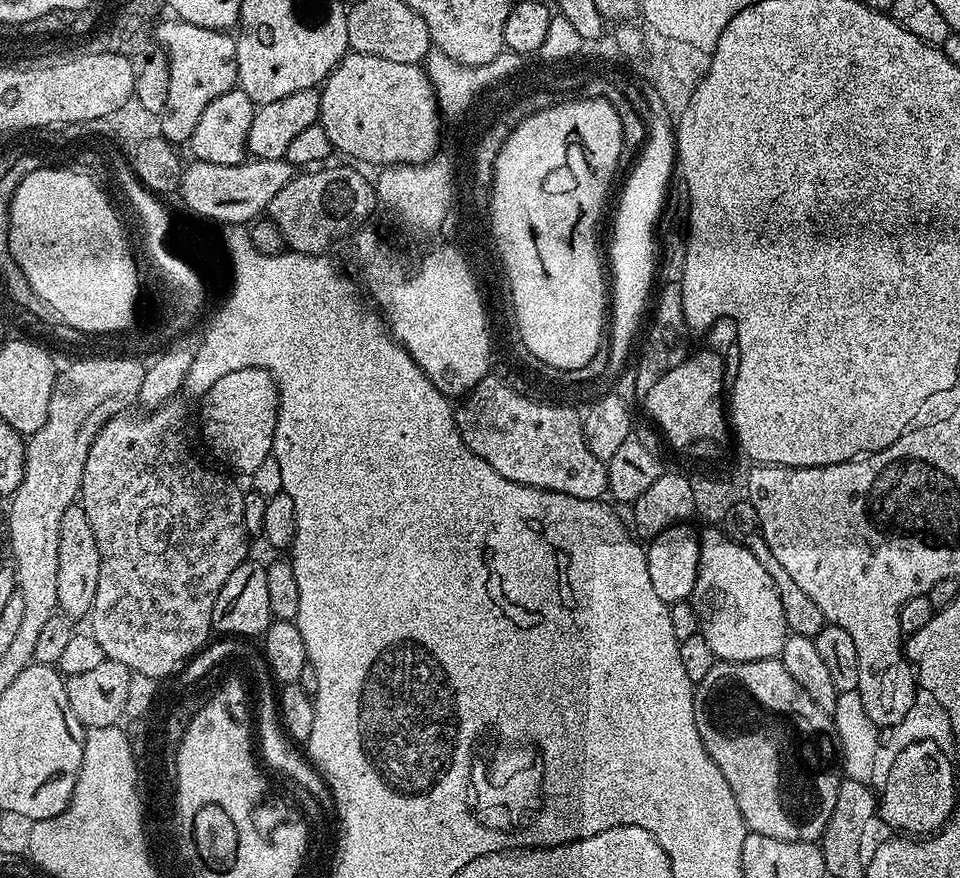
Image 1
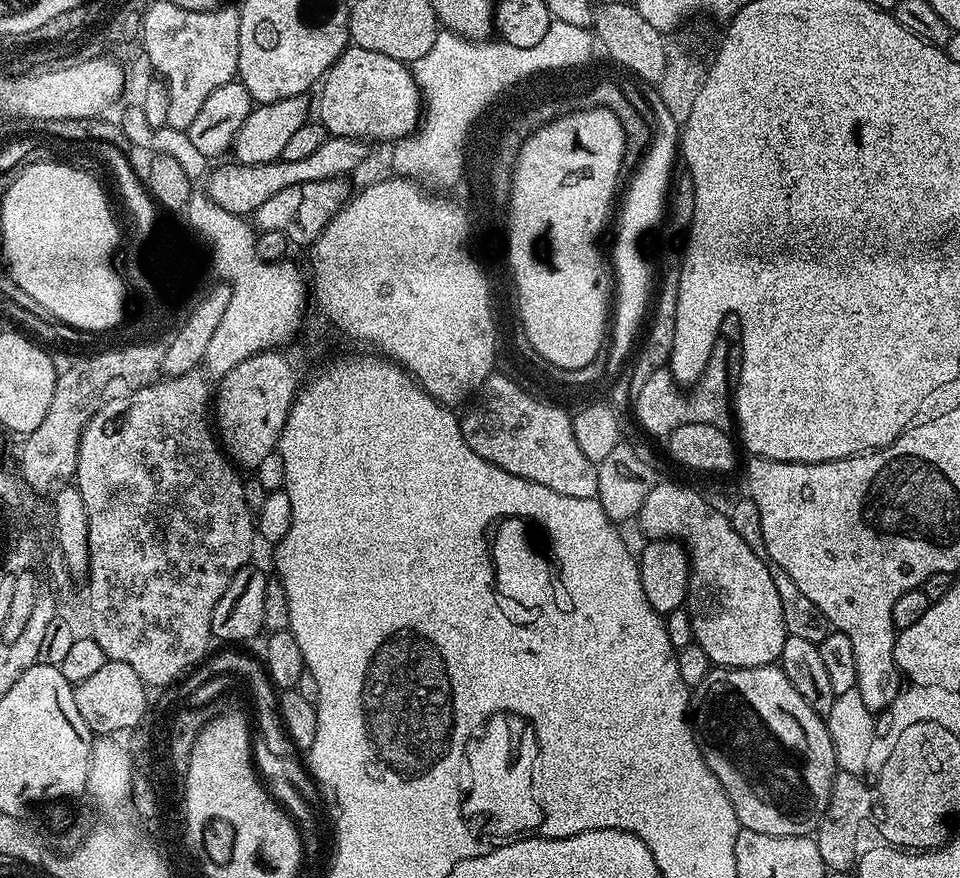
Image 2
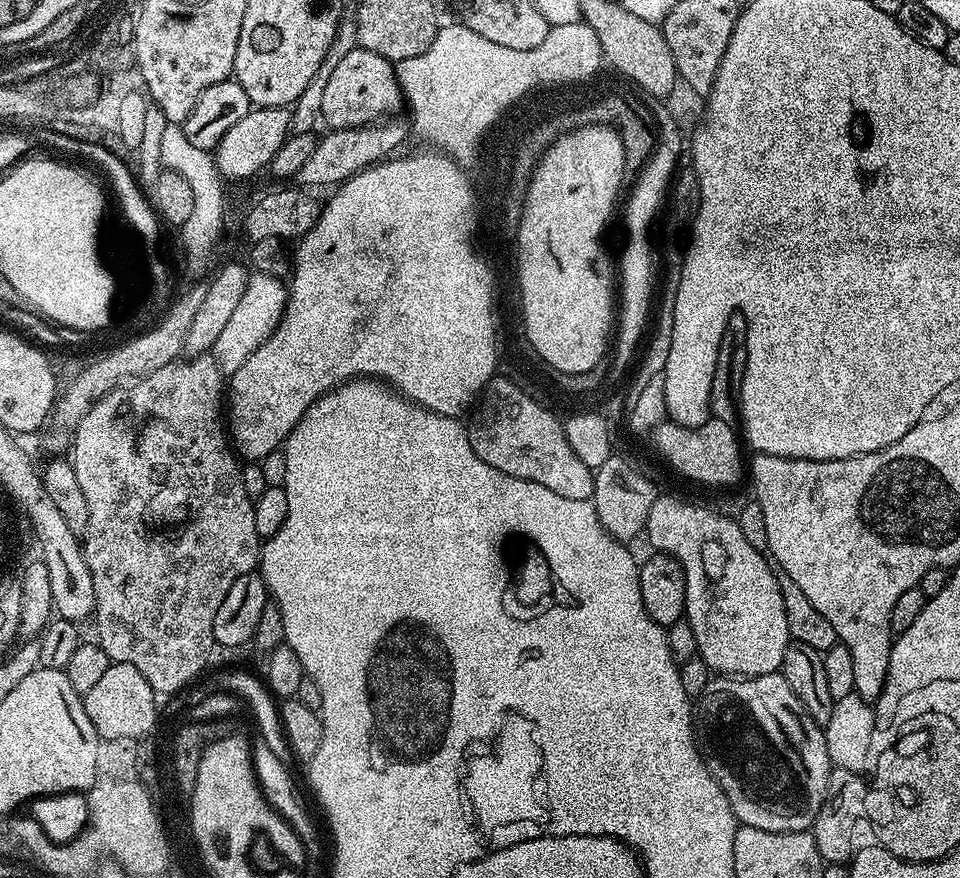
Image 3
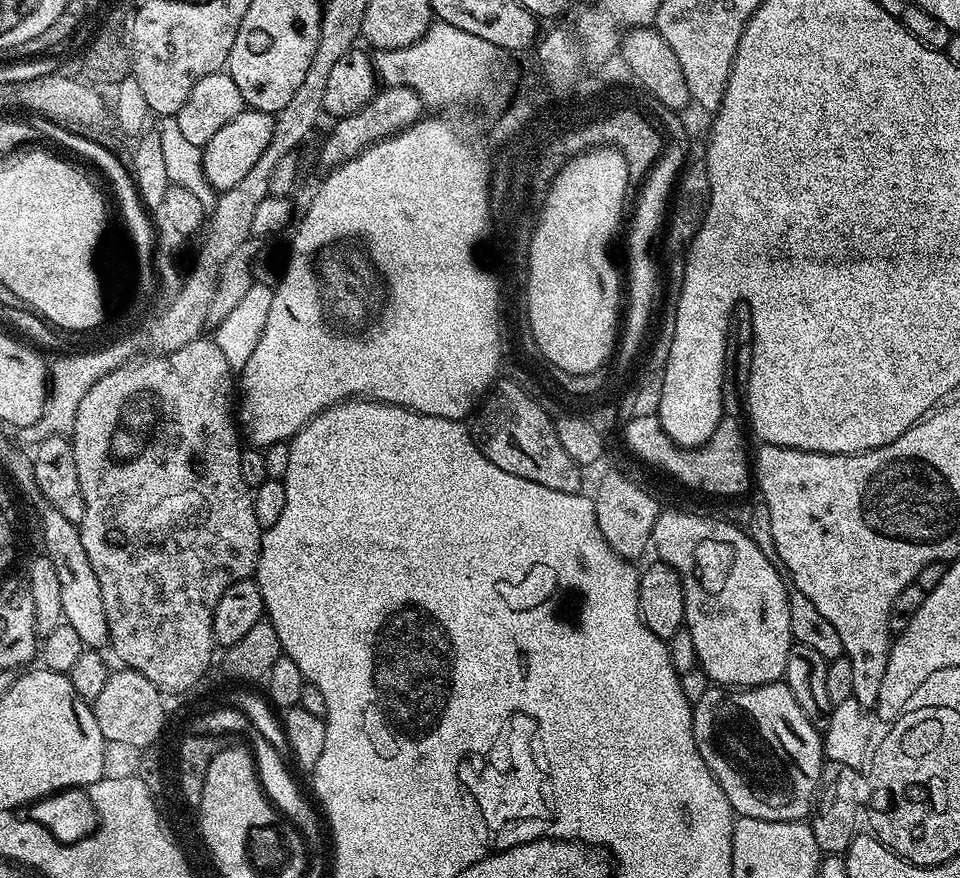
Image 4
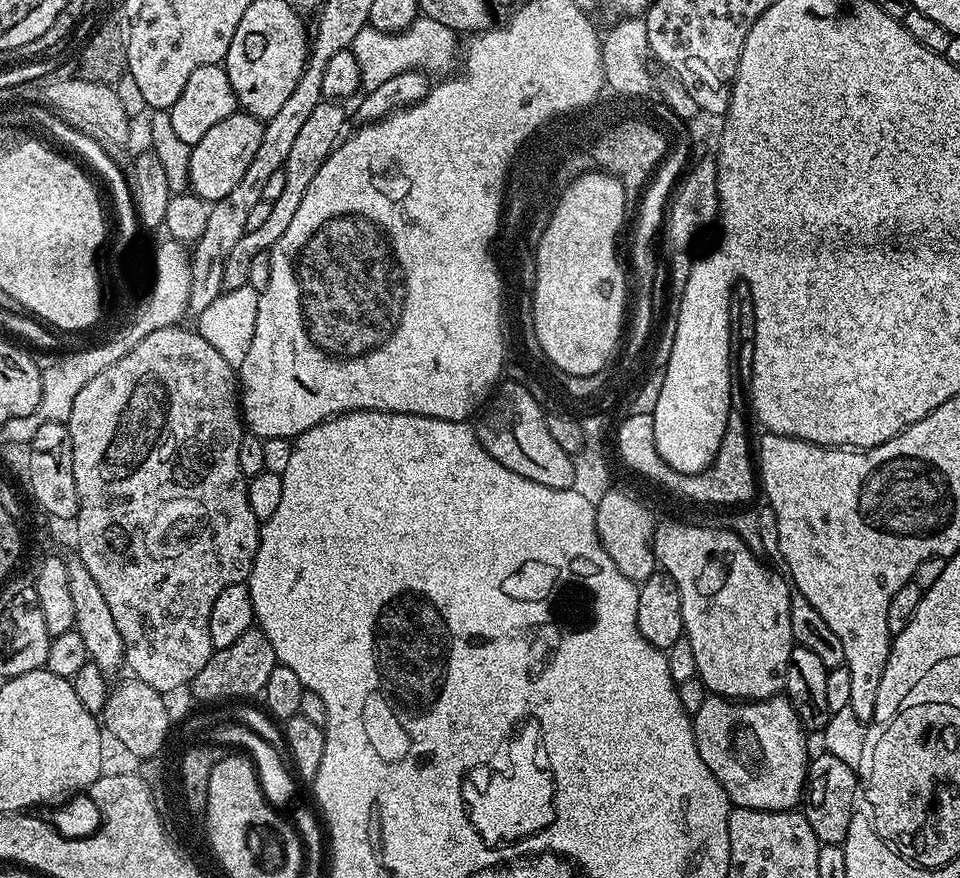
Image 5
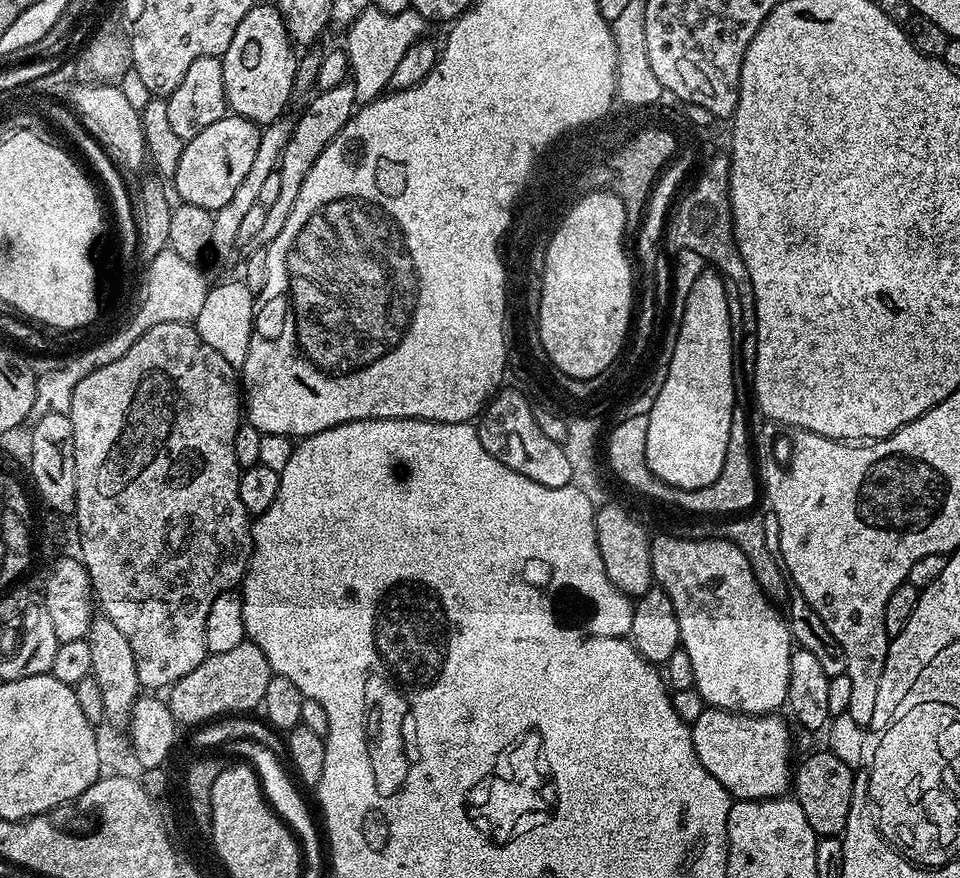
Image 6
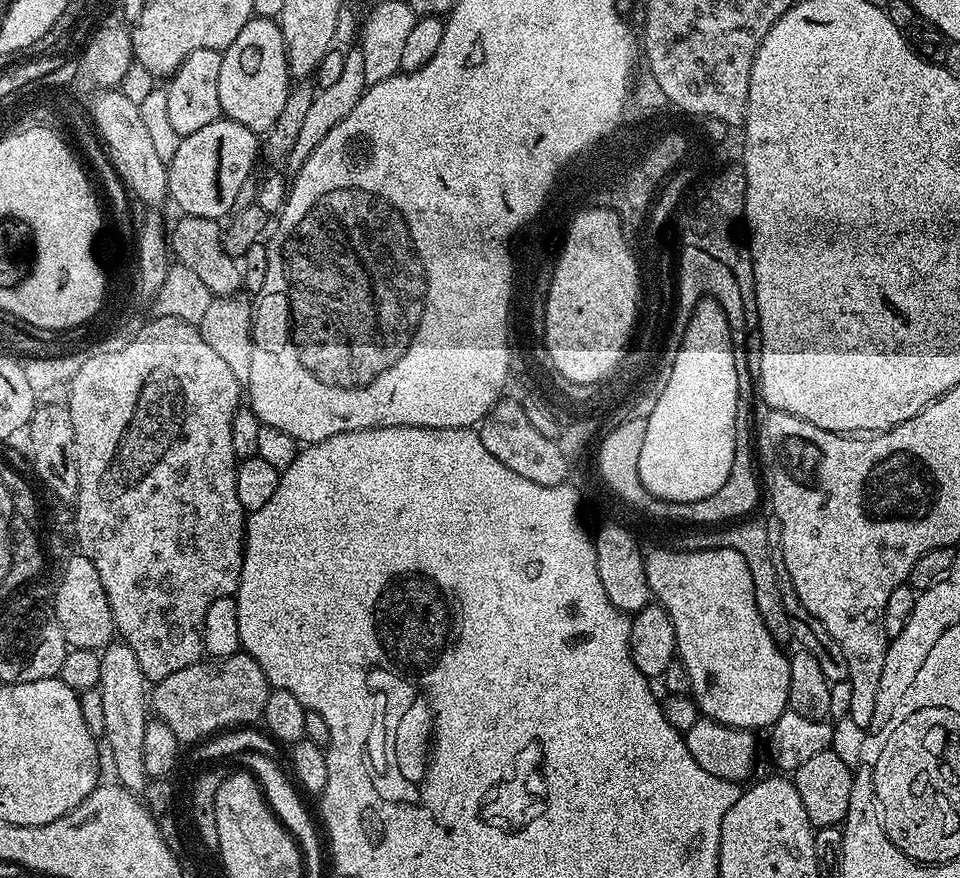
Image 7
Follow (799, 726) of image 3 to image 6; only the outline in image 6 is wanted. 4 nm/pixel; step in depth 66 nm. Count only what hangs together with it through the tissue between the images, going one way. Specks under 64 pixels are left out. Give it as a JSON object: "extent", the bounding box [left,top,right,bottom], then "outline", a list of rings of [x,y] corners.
{"extent":[691,707,794,800],"outline":[[[705,707],[702,714],[698,714],[698,722],[691,724],[692,730],[692,741],[694,742],[694,750],[698,754],[698,762],[702,766],[706,766],[708,774],[712,775],[714,778],[718,778],[718,782],[722,782],[722,786],[729,794],[732,795],[736,800],[775,800],[777,798],[783,797],[784,792],[789,791],[790,785],[794,780],[794,759],[792,760],[792,736],[788,733],[787,719],[779,720],[779,715],[769,714],[767,716],[746,716],[742,712],[727,712],[721,708],[709,708]]]}

